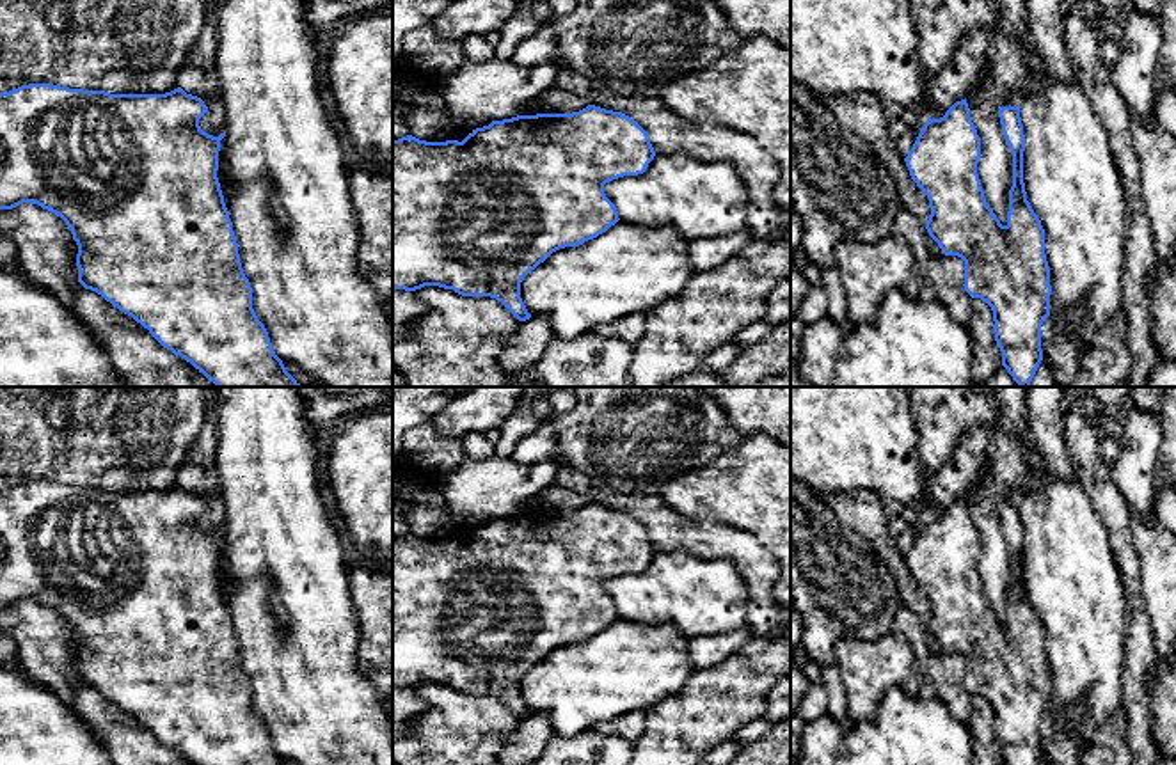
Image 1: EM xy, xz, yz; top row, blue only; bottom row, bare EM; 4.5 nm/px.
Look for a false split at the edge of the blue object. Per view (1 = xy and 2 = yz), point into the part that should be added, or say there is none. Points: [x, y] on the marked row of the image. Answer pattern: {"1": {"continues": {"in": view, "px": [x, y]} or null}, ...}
{"1": {"continues": null}, "2": {"continues": null}}

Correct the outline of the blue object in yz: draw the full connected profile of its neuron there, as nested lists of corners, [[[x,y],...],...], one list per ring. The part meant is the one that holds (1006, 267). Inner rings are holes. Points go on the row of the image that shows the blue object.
[[[966,99],[956,101],[940,119],[927,117],[904,162],[929,199],[929,236],[942,254],[965,261],[965,291],[991,307],[1002,366],[1020,387],[1030,387],[1043,360],[1041,325],[1050,316],[1050,266],[1045,229],[1023,183],[1020,106],[1000,106],[998,117],[1013,153],[1005,225],[984,199],[977,174],[981,138]]]

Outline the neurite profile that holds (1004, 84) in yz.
[[[993,0],[1000,5],[998,18],[982,30],[989,35],[986,71],[966,96],[972,122],[981,138],[977,174],[984,199],[1007,225],[1009,190],[1013,186],[1013,153],[1002,133],[1000,106],[1020,106],[1030,92],[1030,53],[1027,43],[1029,16],[1025,0]]]

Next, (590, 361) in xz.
[[[595,332],[577,339],[554,337],[535,364],[545,387],[631,387],[634,346]]]

